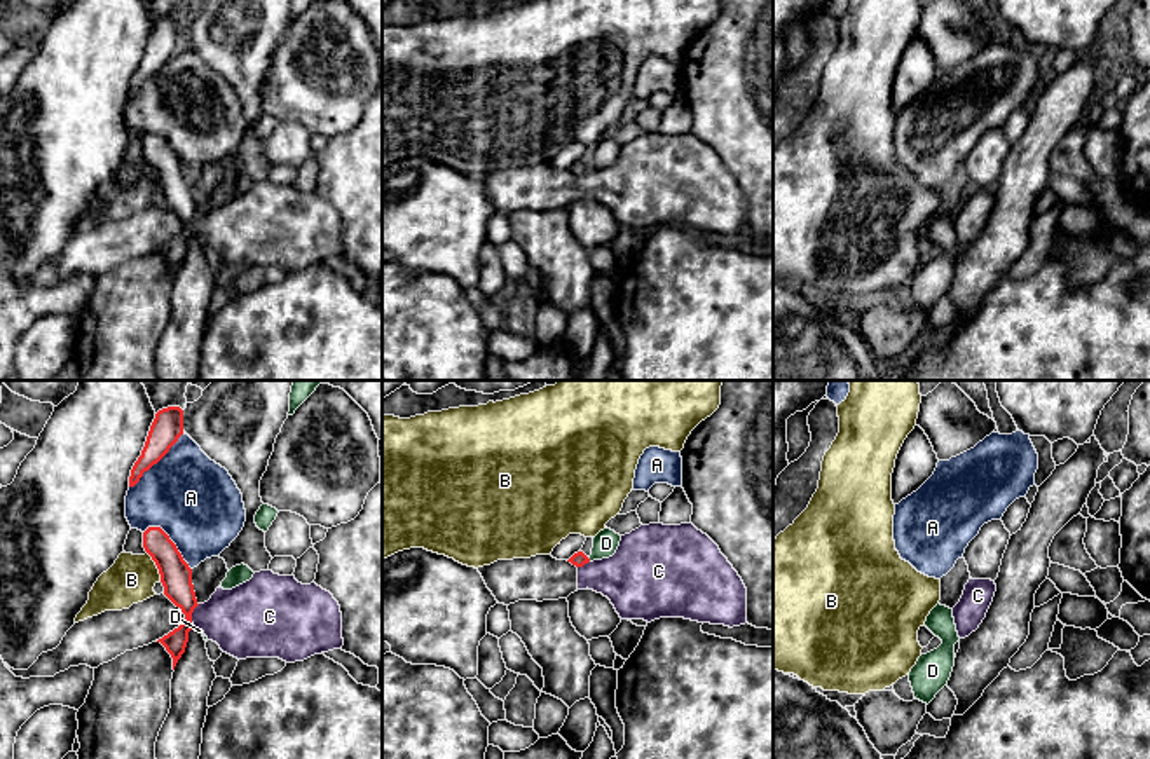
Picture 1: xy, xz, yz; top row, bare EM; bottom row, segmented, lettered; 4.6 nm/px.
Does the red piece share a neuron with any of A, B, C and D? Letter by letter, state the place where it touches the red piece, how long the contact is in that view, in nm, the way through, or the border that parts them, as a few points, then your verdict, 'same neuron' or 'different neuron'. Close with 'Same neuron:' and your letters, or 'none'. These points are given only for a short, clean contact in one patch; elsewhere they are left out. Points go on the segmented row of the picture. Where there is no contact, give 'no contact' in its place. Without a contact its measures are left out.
A: xy (156, 463) | 360 nm | different neuron
B: xy (156, 564) | 150 nm | different neuron
C: xy (191, 615) | 110 nm | along xy (199, 604), (192, 613), (192, 625) | different neuron
D: xz (588, 559) | 30 nm | along xz (587, 557), (590, 560) | different neuron
Same neuron: none

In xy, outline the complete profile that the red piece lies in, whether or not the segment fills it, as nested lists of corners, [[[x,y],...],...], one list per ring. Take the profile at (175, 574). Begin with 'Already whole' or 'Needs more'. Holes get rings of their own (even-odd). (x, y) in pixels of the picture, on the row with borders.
Already whole. [[[148,527],[143,532],[143,548],[159,569],[164,595],[185,614],[178,628],[157,640],[171,654],[175,670],[185,653],[188,632],[194,628],[192,612],[199,605],[192,585],[192,569],[161,527]]]

